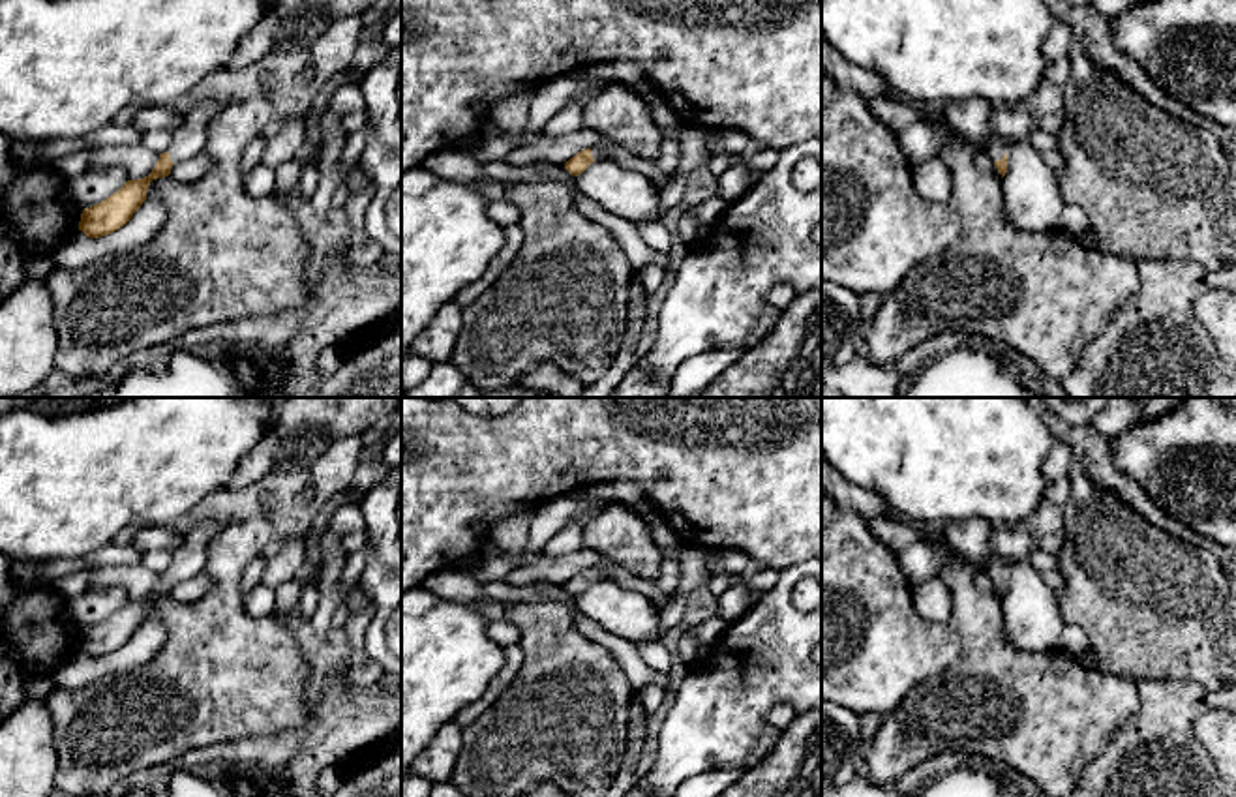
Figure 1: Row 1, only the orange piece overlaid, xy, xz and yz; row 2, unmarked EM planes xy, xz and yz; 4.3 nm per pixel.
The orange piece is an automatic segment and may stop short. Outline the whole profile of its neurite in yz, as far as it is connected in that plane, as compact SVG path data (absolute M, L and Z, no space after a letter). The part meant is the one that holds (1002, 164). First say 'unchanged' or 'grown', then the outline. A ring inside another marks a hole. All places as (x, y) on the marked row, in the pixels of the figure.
grown; M983 96L949 101L942 107L943 120L972 139L977 150L994 161L1003 178L1007 173L1007 146L996 139L998 133L990 126L990 113L992 105Z

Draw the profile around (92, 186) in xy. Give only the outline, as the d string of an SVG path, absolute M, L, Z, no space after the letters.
M124 167L88 169L68 180L68 195L77 208L84 210L116 193L128 180Z

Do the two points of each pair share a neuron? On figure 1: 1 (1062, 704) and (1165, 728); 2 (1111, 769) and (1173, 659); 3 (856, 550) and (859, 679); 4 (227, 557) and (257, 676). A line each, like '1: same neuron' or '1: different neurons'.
1: different neurons
2: different neurons
3: same neuron
4: same neuron

